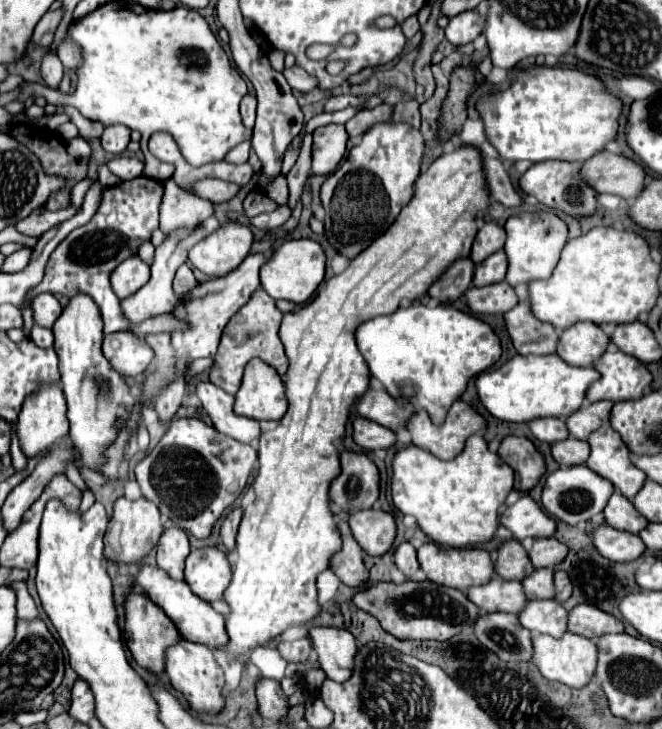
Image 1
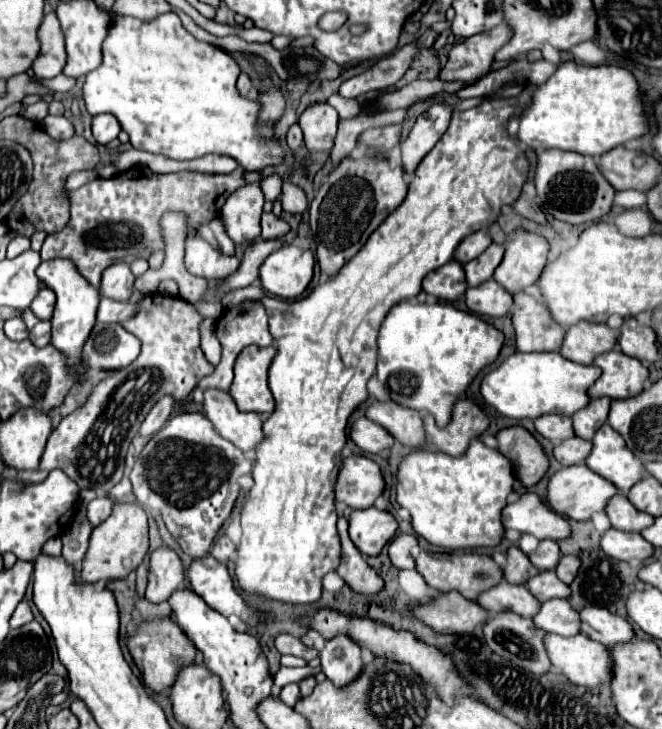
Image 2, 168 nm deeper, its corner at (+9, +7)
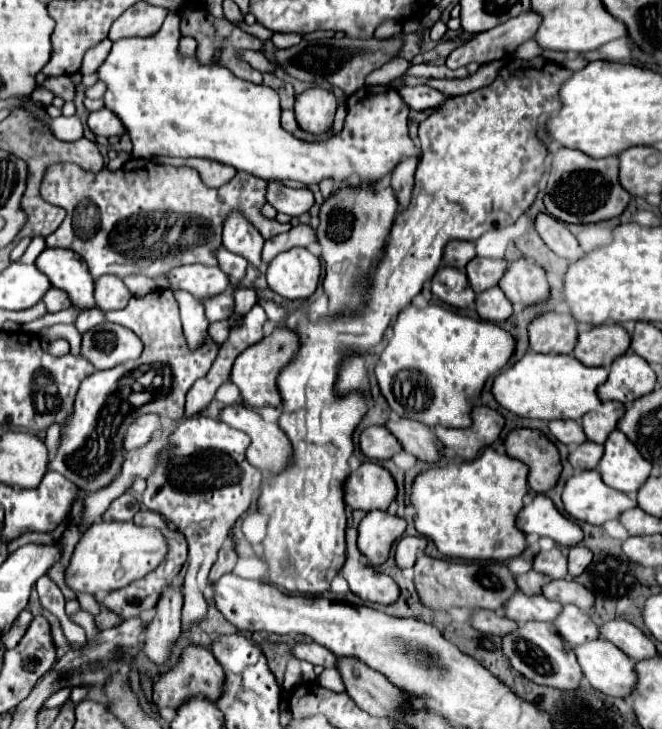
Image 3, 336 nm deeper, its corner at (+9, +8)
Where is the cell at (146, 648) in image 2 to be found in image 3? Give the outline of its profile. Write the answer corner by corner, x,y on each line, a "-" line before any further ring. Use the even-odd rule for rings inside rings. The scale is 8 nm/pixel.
190,645
180,655
178,665
172,667
170,671
162,673
158,677
158,681
154,683
154,703
158,707
172,707
172,709
176,709
190,695
204,695
210,701
216,701
220,697
220,693
222,693
222,685
224,685
224,671
222,671
220,663
214,659
214,655
208,649
200,647
200,645

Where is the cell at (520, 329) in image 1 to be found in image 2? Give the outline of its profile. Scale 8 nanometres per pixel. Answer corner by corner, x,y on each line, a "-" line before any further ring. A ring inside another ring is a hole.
516,294
518,308
512,310
512,324
516,330
516,348
520,352
560,350
566,330
554,322
548,308
538,304
528,294

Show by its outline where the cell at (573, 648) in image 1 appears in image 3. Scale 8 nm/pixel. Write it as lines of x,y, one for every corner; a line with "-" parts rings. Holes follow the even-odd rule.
594,639
574,647
584,679
598,691
612,697
628,697
636,685
634,661
624,655
614,643

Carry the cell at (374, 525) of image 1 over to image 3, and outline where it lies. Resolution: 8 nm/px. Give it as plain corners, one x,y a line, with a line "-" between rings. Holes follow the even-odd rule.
368,511
358,525
358,549
370,565
388,559
392,543
404,535
406,521
386,511

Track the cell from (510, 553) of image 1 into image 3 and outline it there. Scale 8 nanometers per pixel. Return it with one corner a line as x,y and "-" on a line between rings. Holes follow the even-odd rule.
530,569
524,575
516,575
516,585
520,591
524,591
526,595
536,595
540,593
540,587
546,583
546,577
534,569

